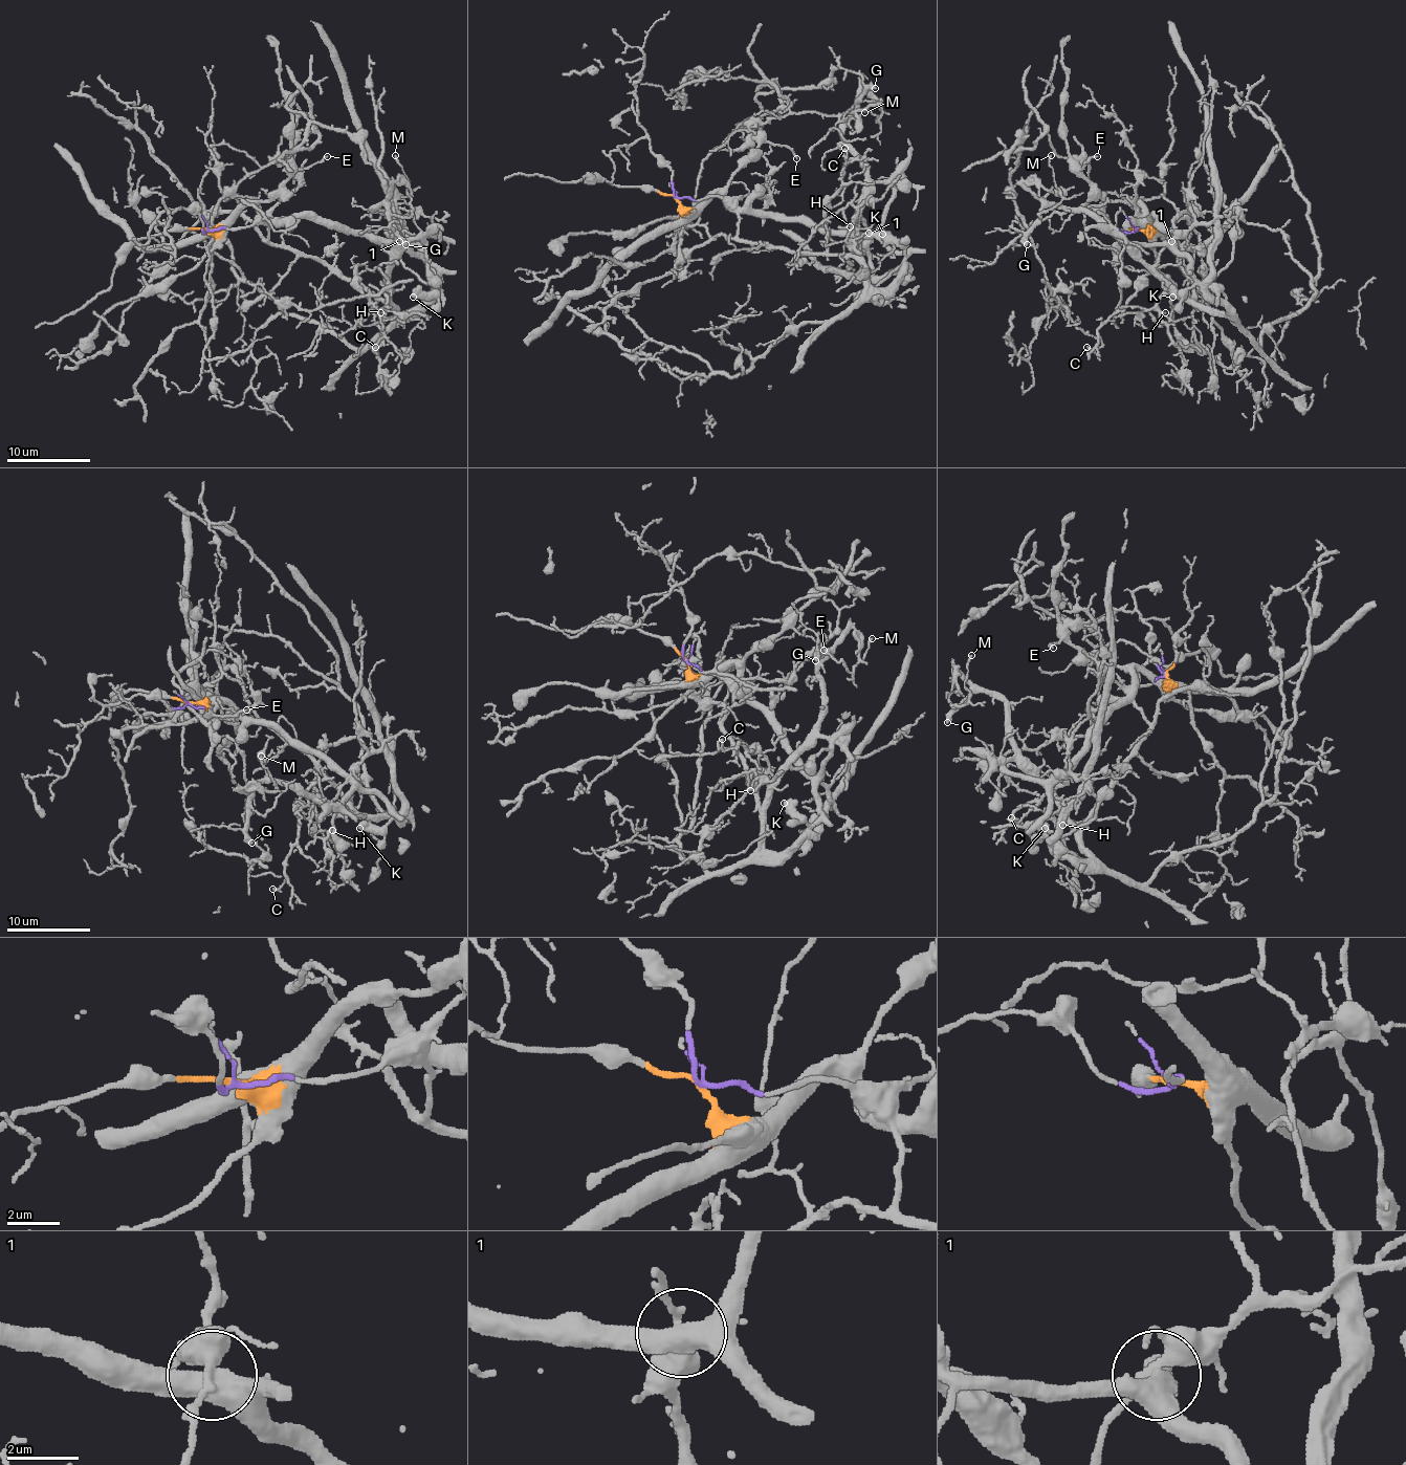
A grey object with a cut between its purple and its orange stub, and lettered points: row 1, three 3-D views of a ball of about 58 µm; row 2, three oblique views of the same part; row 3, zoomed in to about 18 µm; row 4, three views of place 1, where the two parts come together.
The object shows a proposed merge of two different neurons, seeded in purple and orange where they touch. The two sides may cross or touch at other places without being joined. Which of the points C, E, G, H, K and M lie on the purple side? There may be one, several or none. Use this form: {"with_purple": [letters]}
{"with_purple": ["C", "G", "H", "M"]}

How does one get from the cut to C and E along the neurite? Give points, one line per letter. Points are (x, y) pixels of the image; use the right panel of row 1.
C: (1137, 231), (1161, 226), (1176, 239), (1190, 279), (1171, 264), (1151, 270), (1097, 330), (1101, 345), (1086, 347)
E: (1137, 231), (1147, 228), (1145, 220), (1128, 203), (1110, 201), (1080, 172), (1084, 164), (1097, 155)

